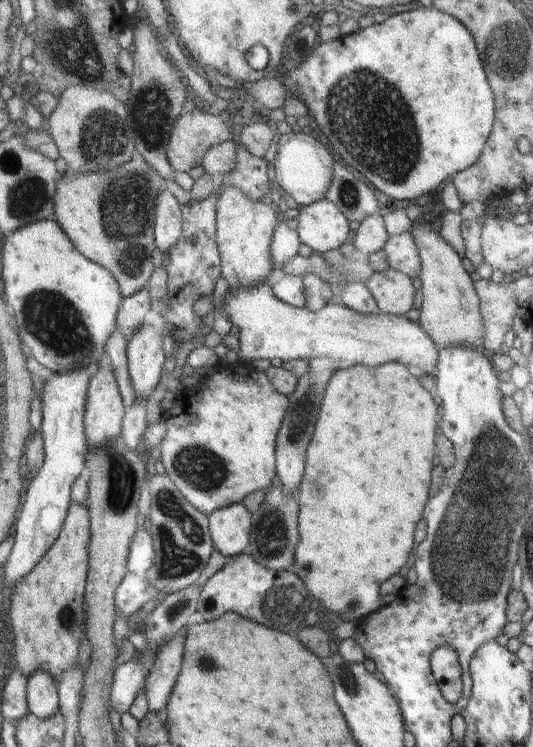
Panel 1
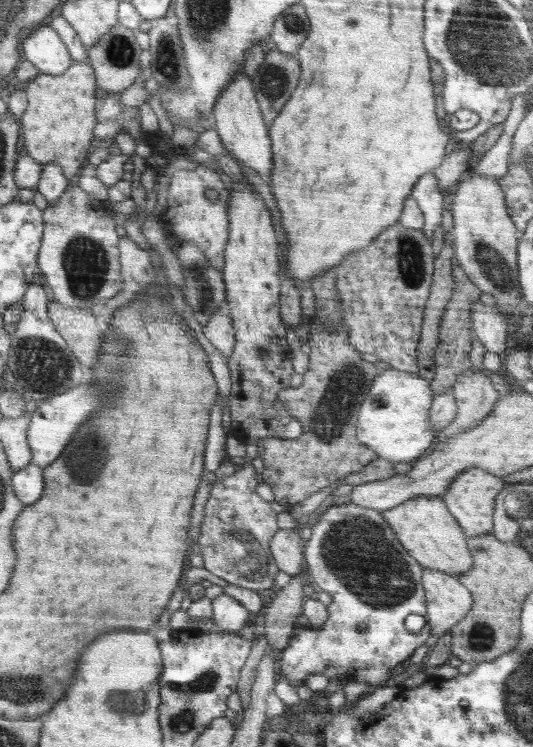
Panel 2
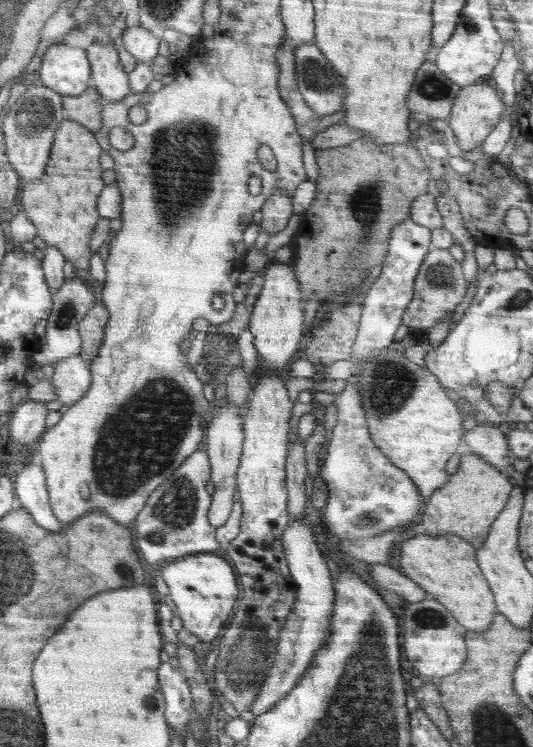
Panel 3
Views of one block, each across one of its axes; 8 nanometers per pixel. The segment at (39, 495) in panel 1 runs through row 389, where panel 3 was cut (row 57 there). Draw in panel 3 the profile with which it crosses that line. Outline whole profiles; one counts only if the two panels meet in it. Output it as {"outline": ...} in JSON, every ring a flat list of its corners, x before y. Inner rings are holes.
{"outline":[[60,43,46,52,41,83,65,96,80,96,94,86,88,50]]}

